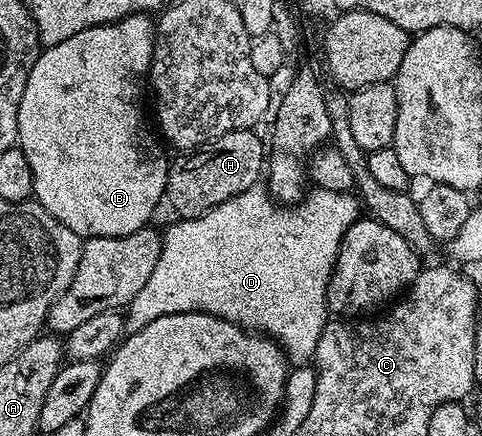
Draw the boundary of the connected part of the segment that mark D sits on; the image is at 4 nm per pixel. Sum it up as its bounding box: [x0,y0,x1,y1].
[123,189,360,365]

